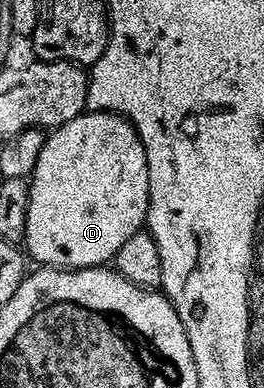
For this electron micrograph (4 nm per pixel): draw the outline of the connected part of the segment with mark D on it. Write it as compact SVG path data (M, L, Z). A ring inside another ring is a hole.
M85 110L84 114L66 121L61 127L55 128L45 138L42 145L42 153L38 153L38 165L34 165L30 182L28 185L28 212L26 213L26 225L24 226L23 246L26 248L26 255L29 260L37 259L37 264L45 267L102 267L111 264L116 258L118 249L122 249L124 242L129 237L134 237L136 231L145 226L148 217L148 166L146 165L146 149L136 126L123 115L114 111L90 111Z

